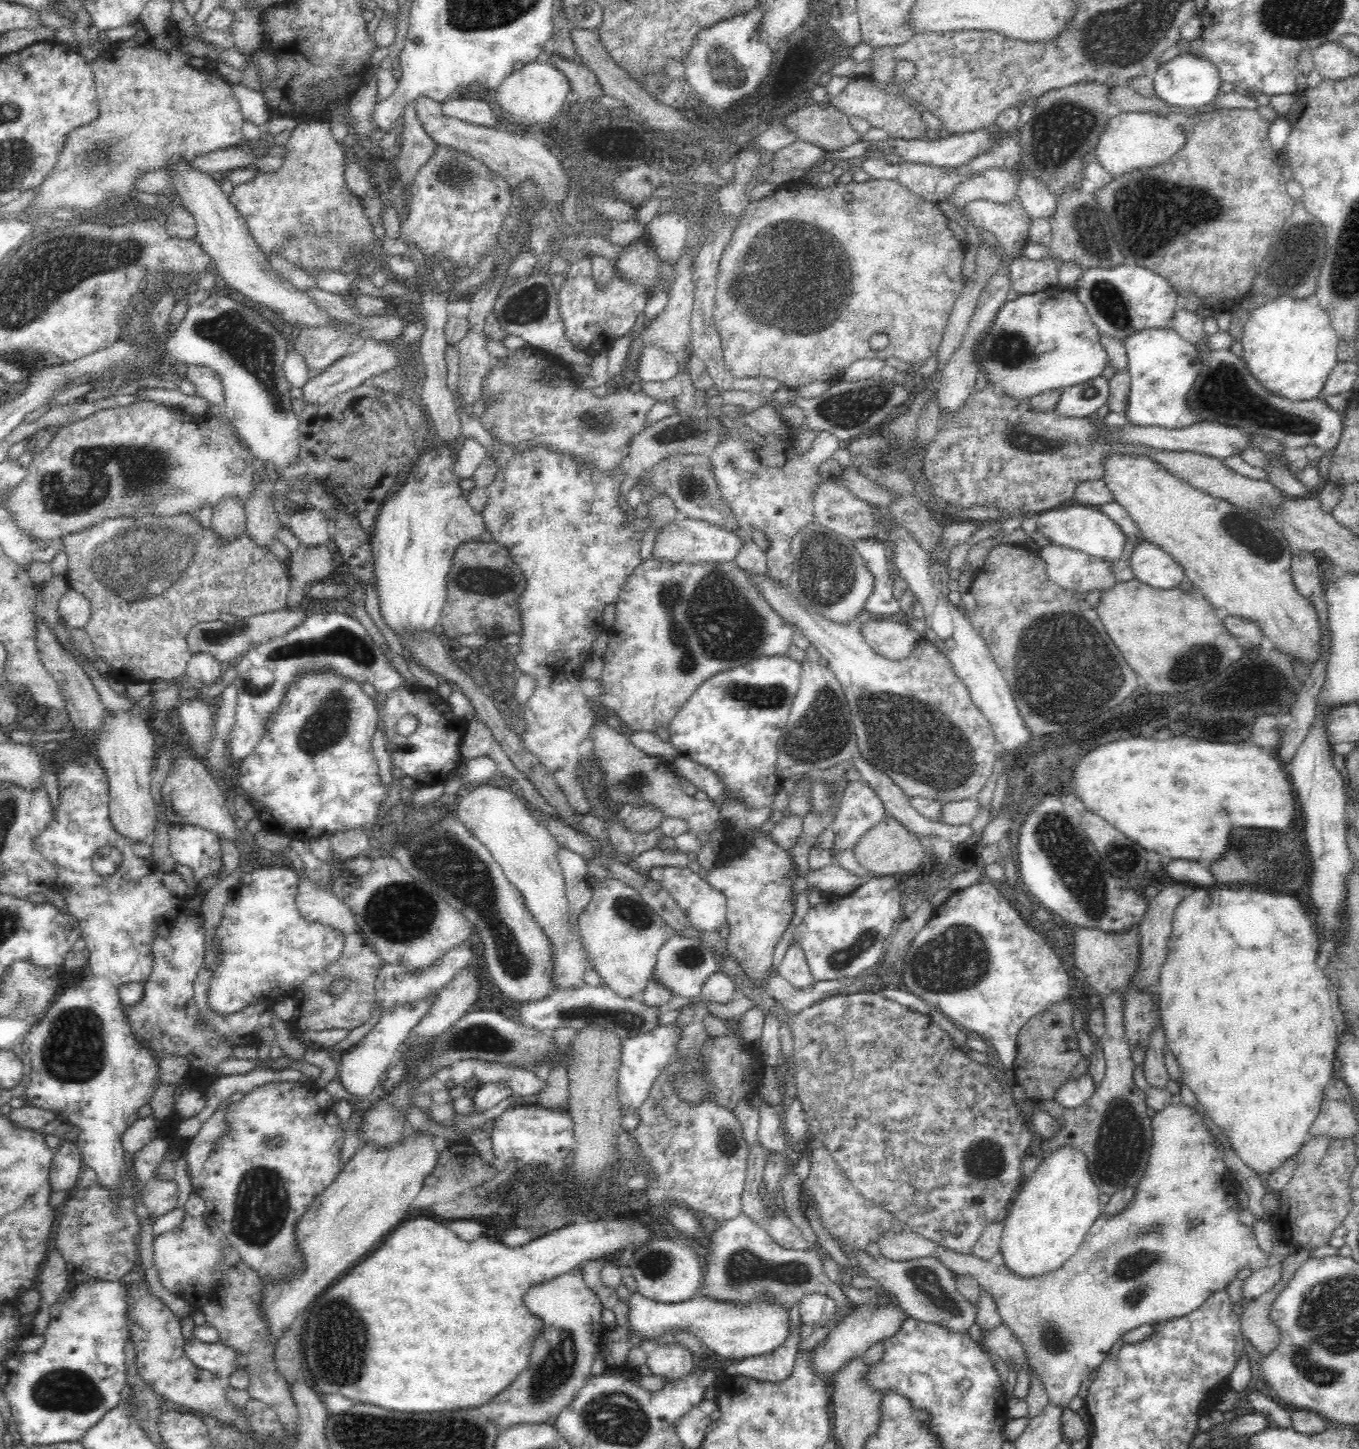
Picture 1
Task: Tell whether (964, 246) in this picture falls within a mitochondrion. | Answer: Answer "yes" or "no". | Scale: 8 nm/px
no

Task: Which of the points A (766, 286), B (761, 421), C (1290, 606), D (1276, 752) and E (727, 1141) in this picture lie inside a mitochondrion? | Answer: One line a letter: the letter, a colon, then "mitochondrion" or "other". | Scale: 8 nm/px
A: mitochondrion
B: other
C: other
D: other
E: mitochondrion

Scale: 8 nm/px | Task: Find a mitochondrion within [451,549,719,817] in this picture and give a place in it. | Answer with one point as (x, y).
(484, 579)

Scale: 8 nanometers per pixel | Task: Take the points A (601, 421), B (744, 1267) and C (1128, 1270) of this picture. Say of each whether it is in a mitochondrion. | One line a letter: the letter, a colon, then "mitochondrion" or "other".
A: mitochondrion
B: mitochondrion
C: mitochondrion

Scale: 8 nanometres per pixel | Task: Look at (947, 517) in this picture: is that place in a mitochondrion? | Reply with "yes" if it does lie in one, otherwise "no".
no

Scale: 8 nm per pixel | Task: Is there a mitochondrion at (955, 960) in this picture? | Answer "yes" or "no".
yes

